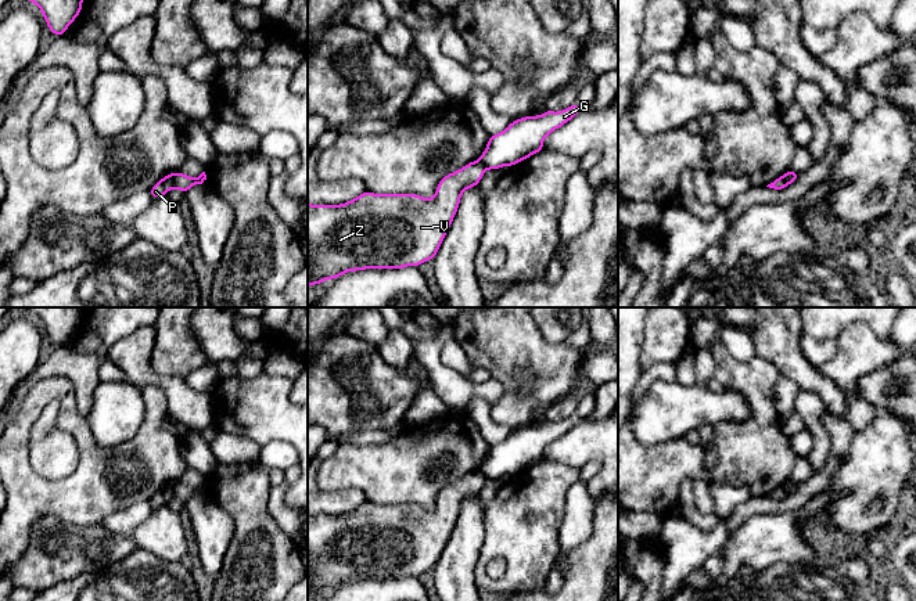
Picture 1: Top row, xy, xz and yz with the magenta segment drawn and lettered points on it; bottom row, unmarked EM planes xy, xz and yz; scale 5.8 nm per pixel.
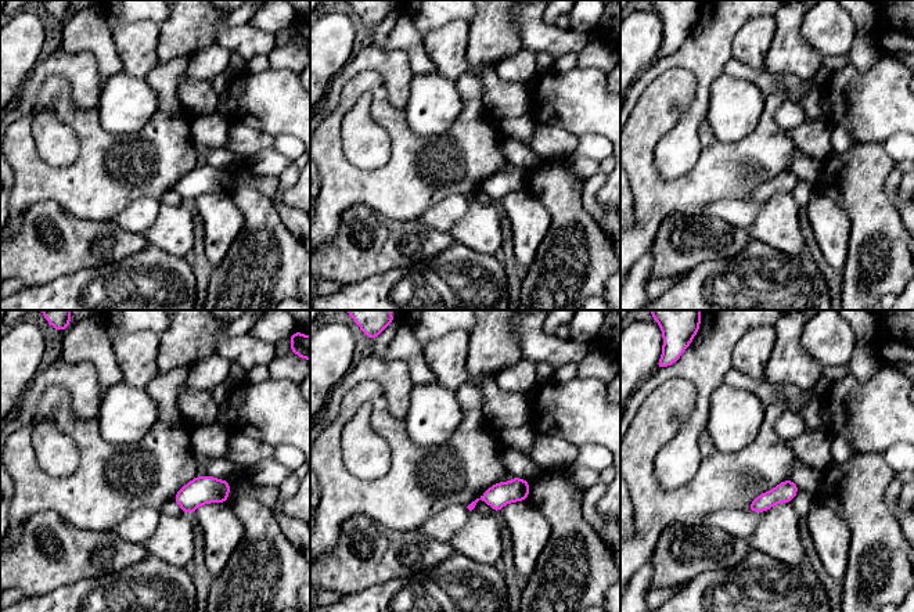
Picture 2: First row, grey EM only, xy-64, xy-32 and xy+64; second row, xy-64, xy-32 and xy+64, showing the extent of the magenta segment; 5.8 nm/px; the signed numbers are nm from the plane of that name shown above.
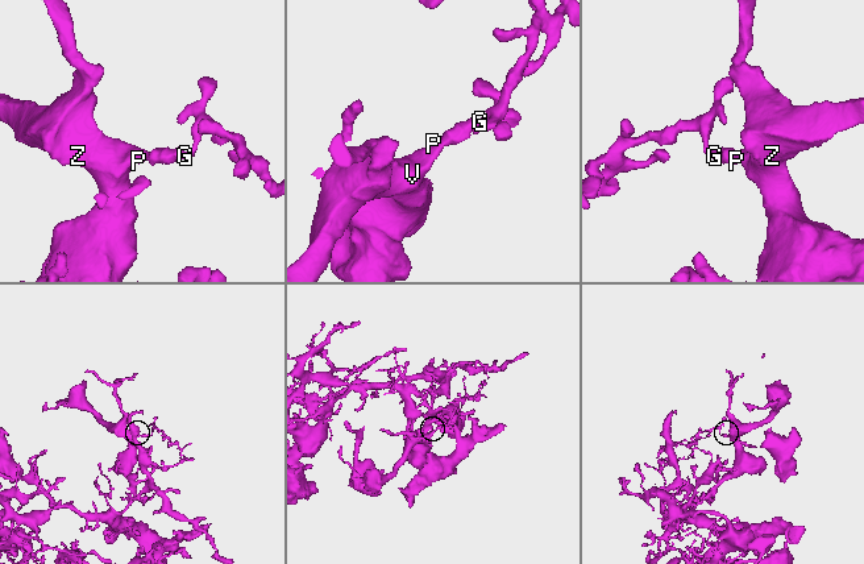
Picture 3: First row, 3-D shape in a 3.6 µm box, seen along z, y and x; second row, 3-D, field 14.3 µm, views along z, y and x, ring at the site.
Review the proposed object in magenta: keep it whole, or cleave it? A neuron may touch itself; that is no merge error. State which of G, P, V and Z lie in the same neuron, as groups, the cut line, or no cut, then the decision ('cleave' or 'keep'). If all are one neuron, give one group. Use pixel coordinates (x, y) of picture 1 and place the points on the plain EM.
G / P V Z | xy (176, 483), (172, 496) | cleave

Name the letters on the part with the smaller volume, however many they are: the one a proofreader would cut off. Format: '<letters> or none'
G

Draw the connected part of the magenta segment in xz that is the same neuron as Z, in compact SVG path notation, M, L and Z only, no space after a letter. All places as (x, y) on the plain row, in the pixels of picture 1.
M474 471L446 485L431 510L366 501L342 515L308 514L308 597L346 582L419 577L434 569L461 503L478 496L485 481Z

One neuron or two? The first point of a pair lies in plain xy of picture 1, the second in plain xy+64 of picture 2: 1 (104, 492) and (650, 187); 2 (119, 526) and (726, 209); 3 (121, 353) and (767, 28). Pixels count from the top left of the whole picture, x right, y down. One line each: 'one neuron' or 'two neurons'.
1: one neuron
2: one neuron
3: one neuron

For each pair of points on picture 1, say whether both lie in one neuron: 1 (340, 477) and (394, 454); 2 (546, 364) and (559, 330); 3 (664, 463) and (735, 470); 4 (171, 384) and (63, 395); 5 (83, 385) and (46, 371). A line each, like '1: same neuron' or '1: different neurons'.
1: same neuron
2: different neurons
3: same neuron
4: different neurons
5: same neuron

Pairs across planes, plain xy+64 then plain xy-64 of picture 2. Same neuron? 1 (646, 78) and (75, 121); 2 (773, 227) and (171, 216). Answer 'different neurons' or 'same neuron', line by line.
1: different neurons
2: same neuron

